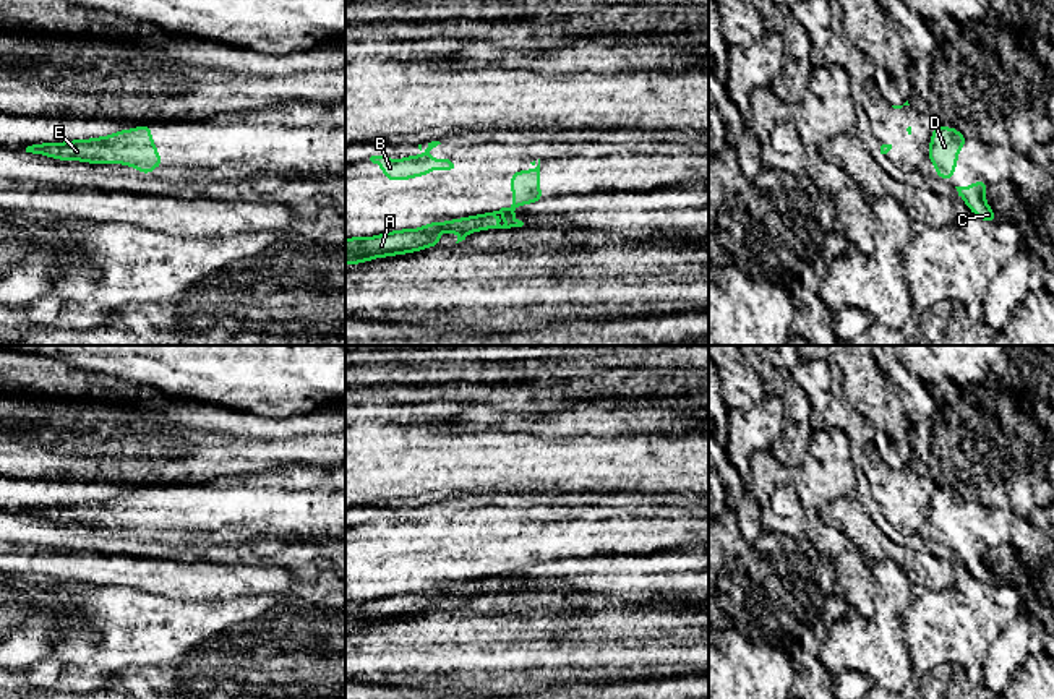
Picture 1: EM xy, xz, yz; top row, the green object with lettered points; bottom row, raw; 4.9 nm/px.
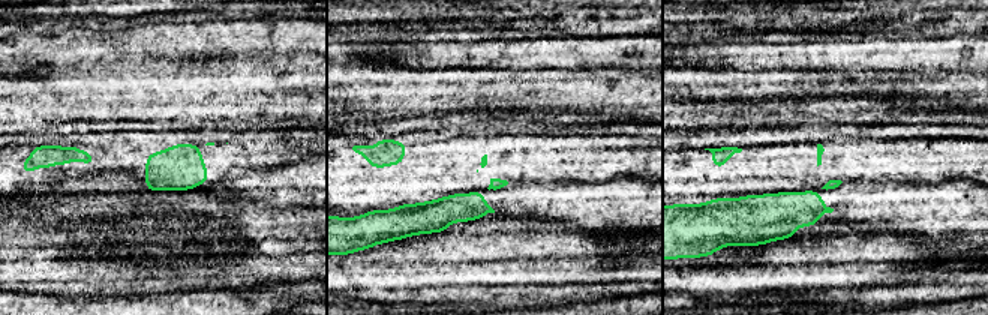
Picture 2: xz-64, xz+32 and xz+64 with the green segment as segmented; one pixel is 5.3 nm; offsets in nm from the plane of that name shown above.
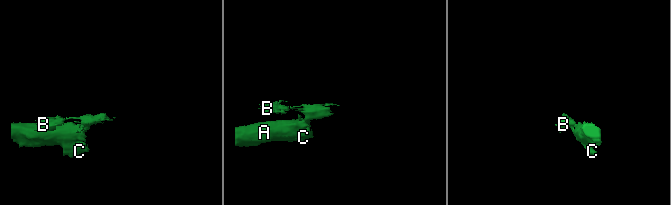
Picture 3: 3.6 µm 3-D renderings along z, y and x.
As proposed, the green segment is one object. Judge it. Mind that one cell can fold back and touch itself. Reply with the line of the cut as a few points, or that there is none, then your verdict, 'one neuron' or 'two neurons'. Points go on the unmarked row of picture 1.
xz (506, 571), (501, 573) | two neurons

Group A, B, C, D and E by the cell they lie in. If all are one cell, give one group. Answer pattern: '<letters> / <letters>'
A C D E / B

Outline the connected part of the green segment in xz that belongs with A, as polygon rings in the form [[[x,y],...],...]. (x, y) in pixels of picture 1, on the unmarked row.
[[[512,571],[459,581],[452,584],[426,585],[422,592],[402,592],[375,600],[345,602],[345,628],[360,628],[375,621],[415,616],[443,608],[439,595],[456,595],[457,605],[465,603],[477,594],[522,590],[524,585],[514,579]]]

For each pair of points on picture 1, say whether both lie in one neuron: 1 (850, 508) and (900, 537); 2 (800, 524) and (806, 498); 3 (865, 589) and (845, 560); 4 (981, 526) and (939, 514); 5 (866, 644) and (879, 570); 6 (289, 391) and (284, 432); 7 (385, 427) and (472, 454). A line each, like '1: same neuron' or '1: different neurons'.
1: different neurons
2: same neuron
3: same neuron
4: same neuron
5: same neuron
6: different neurons
7: same neuron

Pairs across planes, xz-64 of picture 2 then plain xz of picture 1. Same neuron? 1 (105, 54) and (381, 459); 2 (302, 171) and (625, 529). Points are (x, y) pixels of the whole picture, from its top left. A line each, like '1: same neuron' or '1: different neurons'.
1: same neuron
2: different neurons

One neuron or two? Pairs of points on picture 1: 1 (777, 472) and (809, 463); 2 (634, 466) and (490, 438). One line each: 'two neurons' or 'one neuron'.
1: one neuron
2: two neurons

